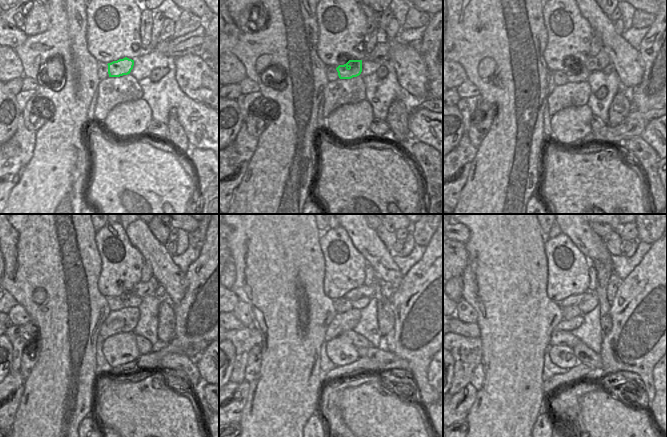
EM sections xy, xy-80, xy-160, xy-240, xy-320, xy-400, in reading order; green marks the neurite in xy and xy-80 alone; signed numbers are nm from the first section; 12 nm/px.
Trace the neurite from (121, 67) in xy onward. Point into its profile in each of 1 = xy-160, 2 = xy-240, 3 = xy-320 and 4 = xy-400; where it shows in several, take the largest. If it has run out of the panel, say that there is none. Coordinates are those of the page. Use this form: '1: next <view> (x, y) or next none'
1: next xy-160 (577, 75)
2: next xy-240 (129, 300)
3: next xy-320 (360, 304)
4: next xy-400 (590, 302)

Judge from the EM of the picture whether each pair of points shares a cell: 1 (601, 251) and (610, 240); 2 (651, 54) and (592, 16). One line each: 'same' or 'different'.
1: different
2: different

